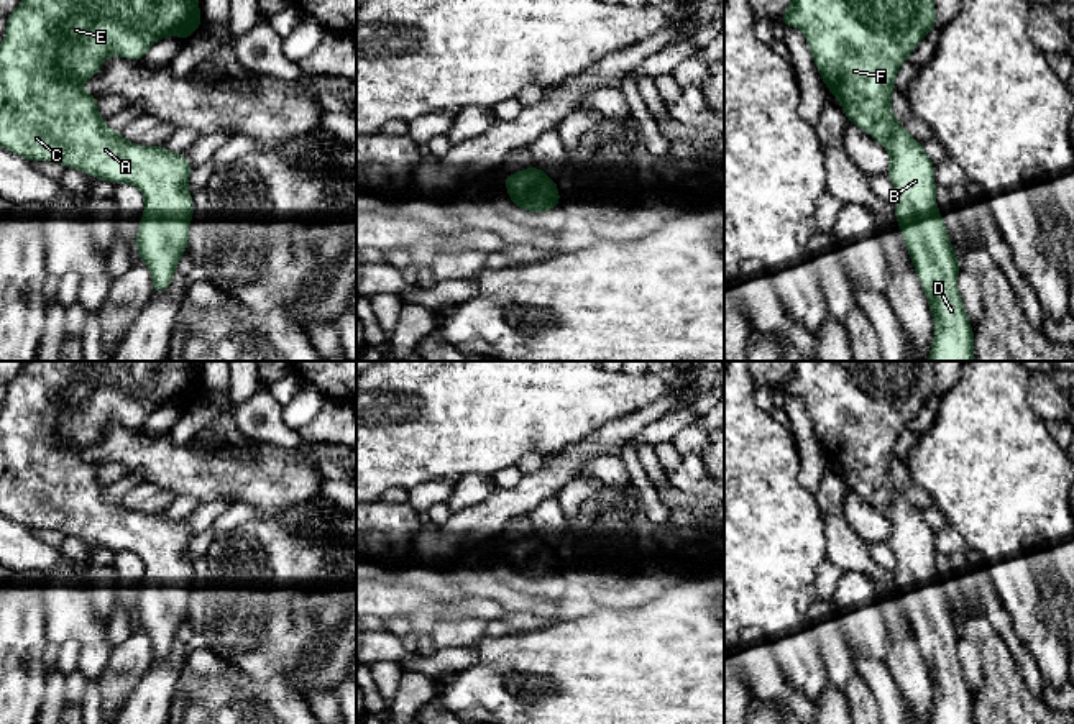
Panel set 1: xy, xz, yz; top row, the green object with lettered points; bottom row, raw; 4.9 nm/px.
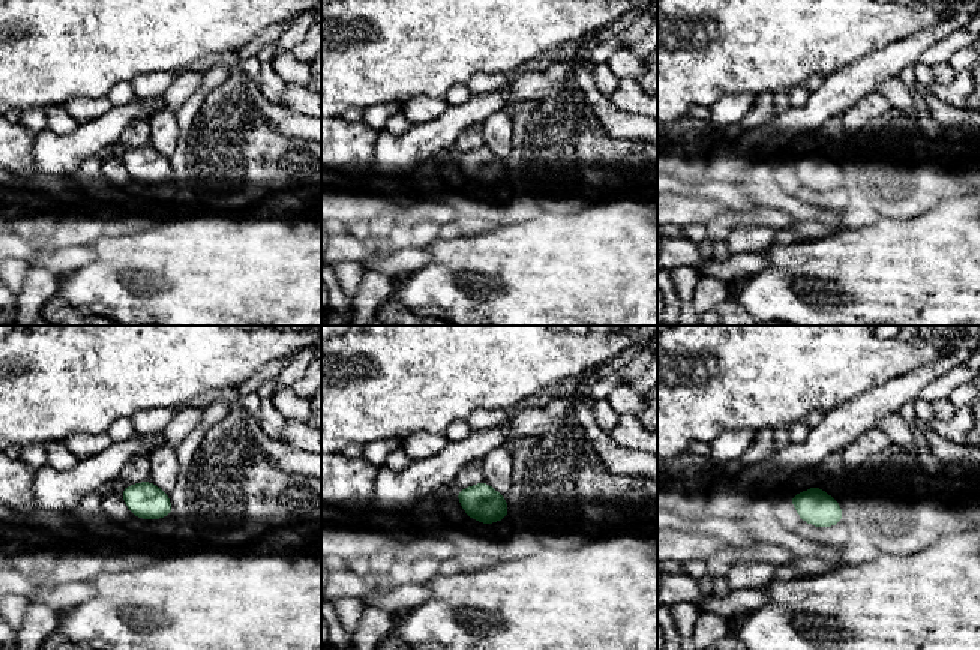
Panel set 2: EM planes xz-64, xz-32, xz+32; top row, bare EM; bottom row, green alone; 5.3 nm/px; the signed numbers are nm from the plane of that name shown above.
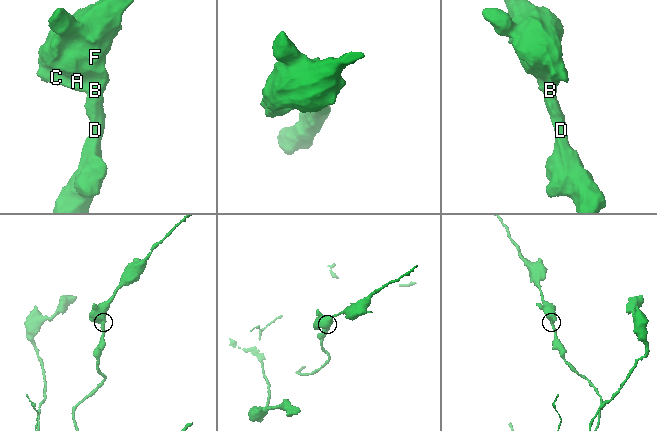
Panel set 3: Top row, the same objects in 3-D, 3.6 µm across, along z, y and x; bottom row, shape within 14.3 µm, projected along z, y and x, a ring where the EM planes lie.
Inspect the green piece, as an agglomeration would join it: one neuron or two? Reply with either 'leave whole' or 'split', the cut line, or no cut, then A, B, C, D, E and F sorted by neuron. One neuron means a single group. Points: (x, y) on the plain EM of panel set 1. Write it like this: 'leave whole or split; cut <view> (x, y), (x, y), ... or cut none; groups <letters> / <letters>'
leave whole; cut none; groups A B C D E F

